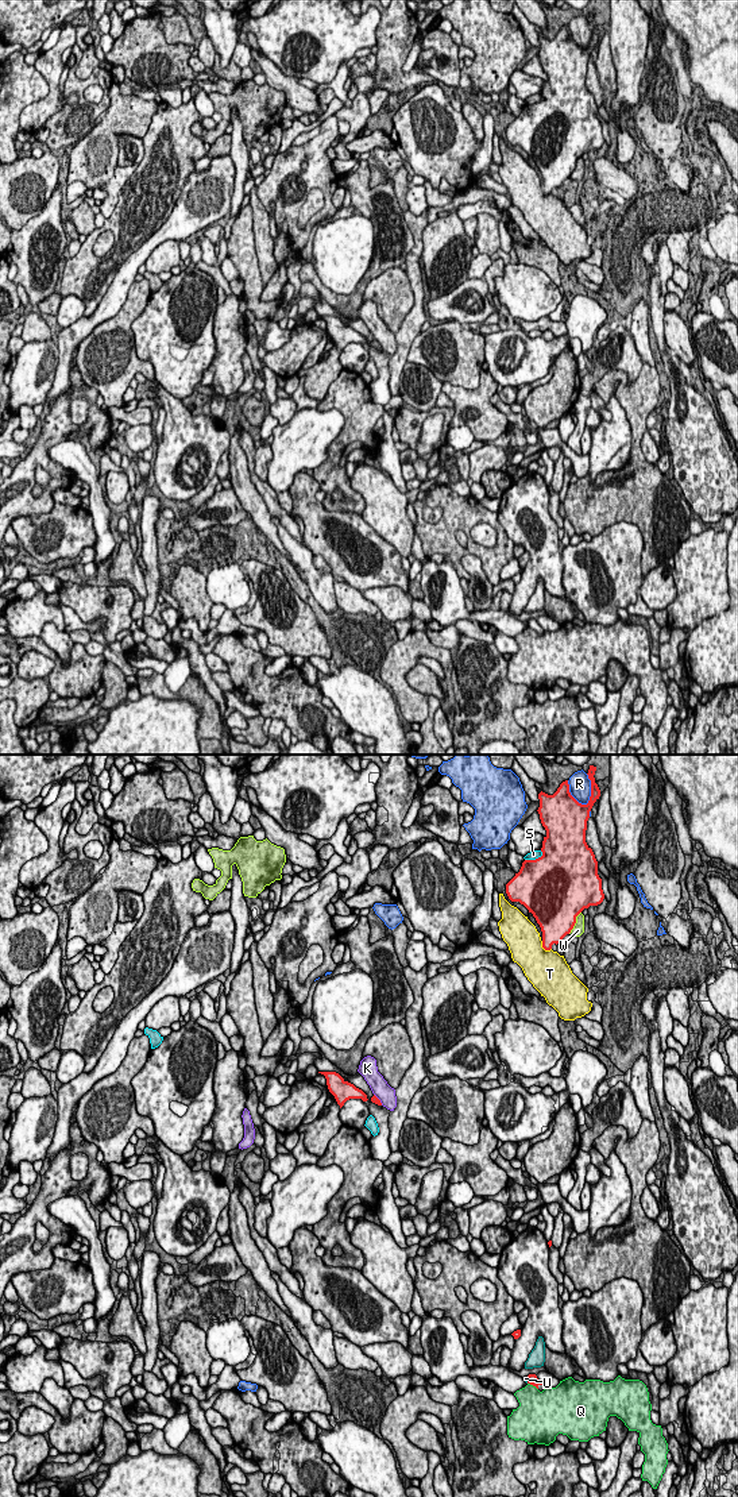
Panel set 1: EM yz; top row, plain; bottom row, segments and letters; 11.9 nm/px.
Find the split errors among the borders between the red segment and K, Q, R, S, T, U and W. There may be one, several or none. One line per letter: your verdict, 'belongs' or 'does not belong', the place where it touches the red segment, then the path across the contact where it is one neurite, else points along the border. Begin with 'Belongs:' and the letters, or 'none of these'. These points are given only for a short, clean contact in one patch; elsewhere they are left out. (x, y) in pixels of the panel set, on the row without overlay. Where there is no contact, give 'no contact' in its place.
Belongs: none of these
K: does not belong; meets red in yz at (378, 343)
Q: does not belong; meets red in yz at (533, 629); border along yz (528, 627), (537, 633)
R: does not belong; meets red in yz at (591, 35)
S: does not belong; meets red in yz at (536, 103)
T: does not belong; meets red in yz at (544, 192)
U: does not belong; meets red in yz at (528, 624)
W: does not belong; meets red in yz at (575, 166)

